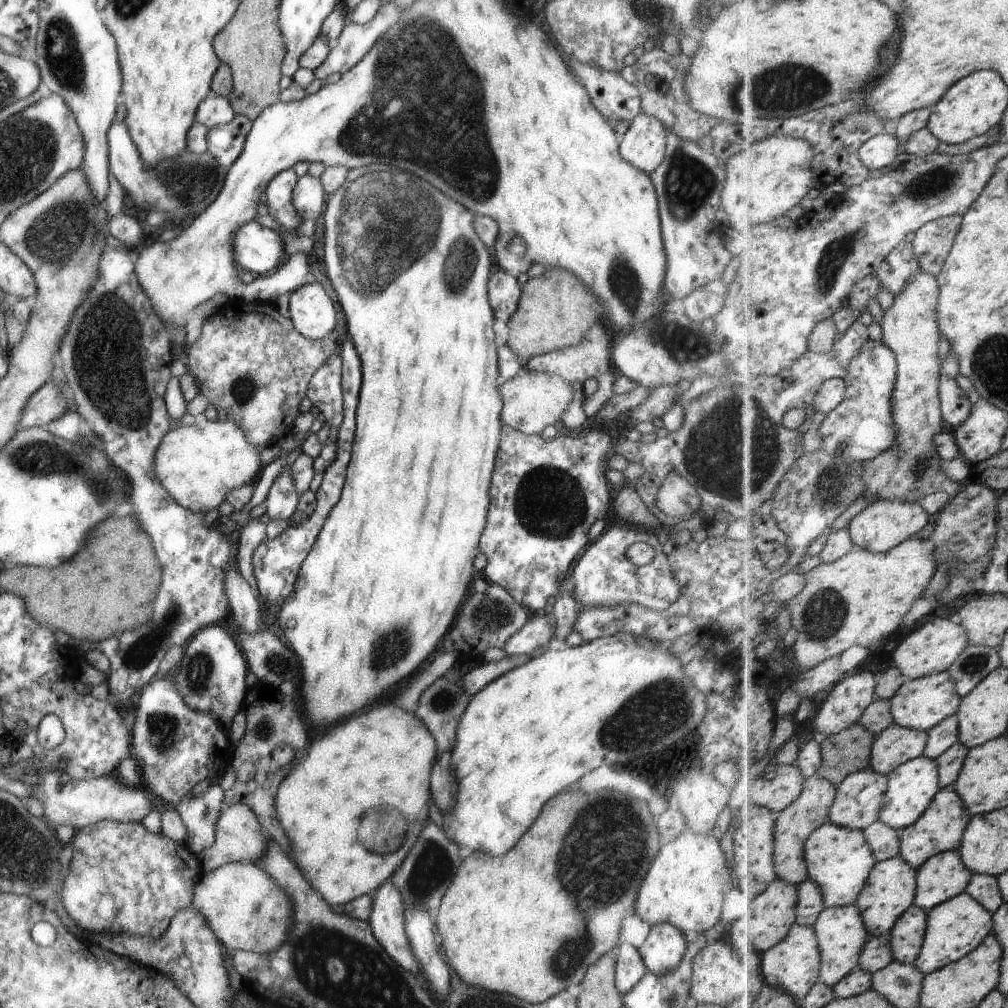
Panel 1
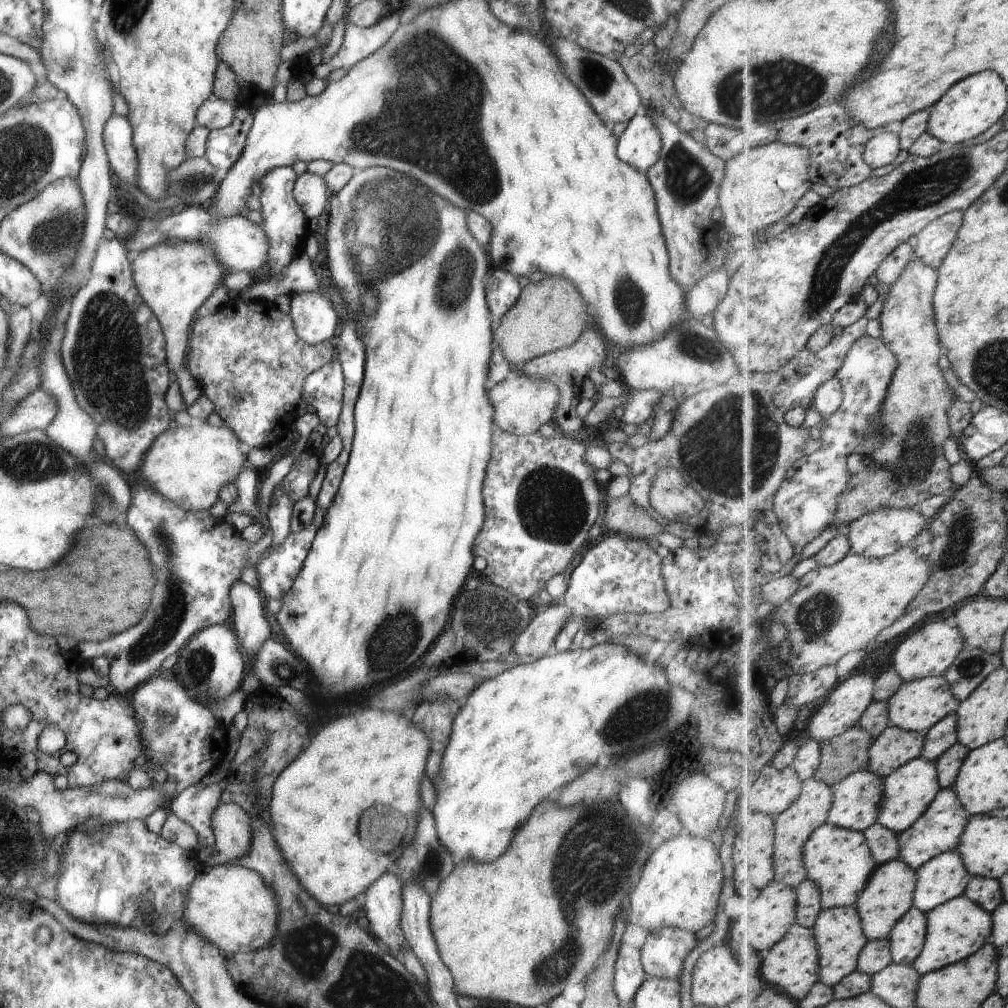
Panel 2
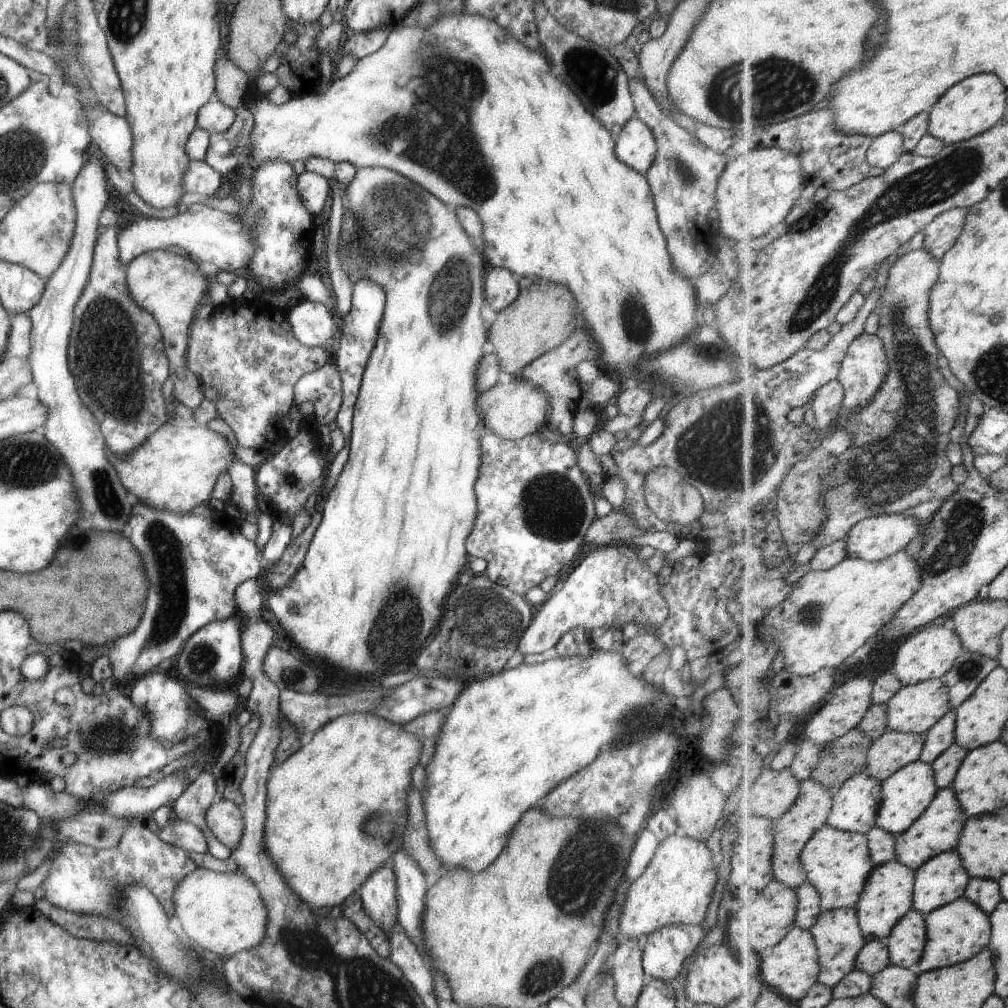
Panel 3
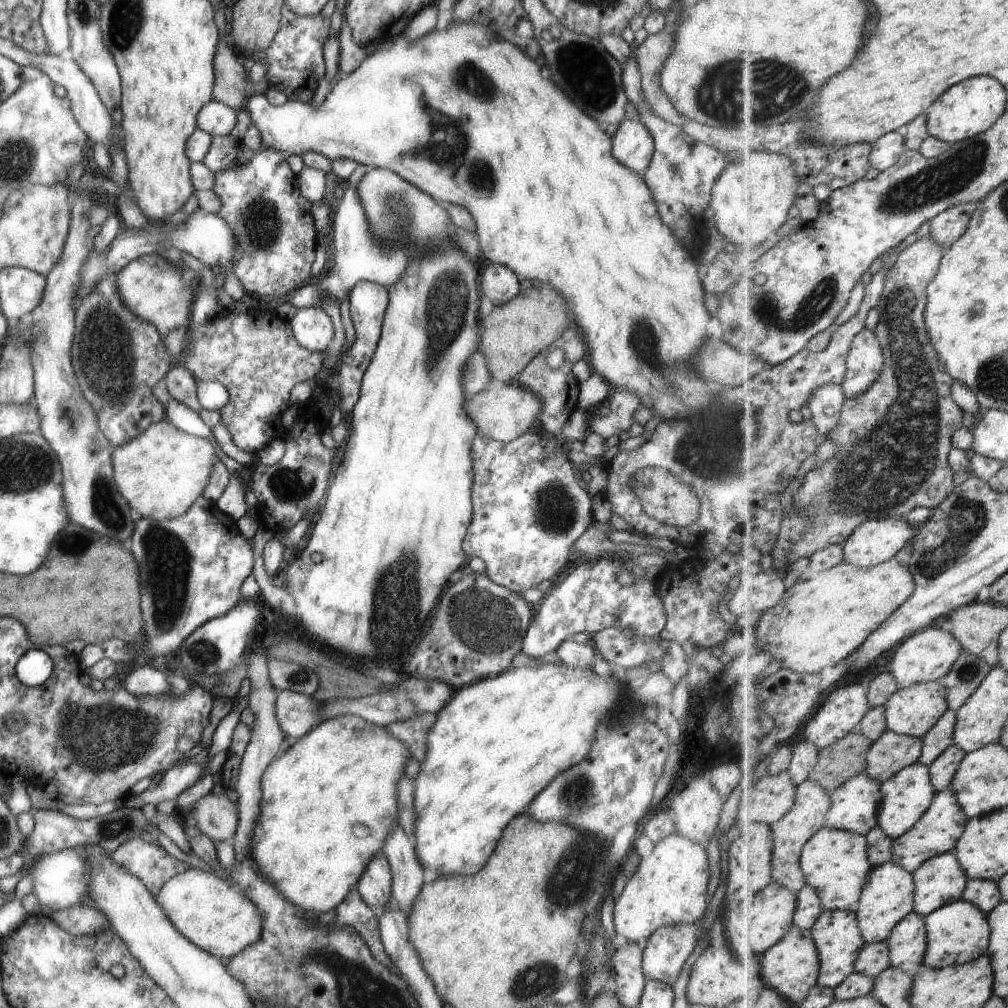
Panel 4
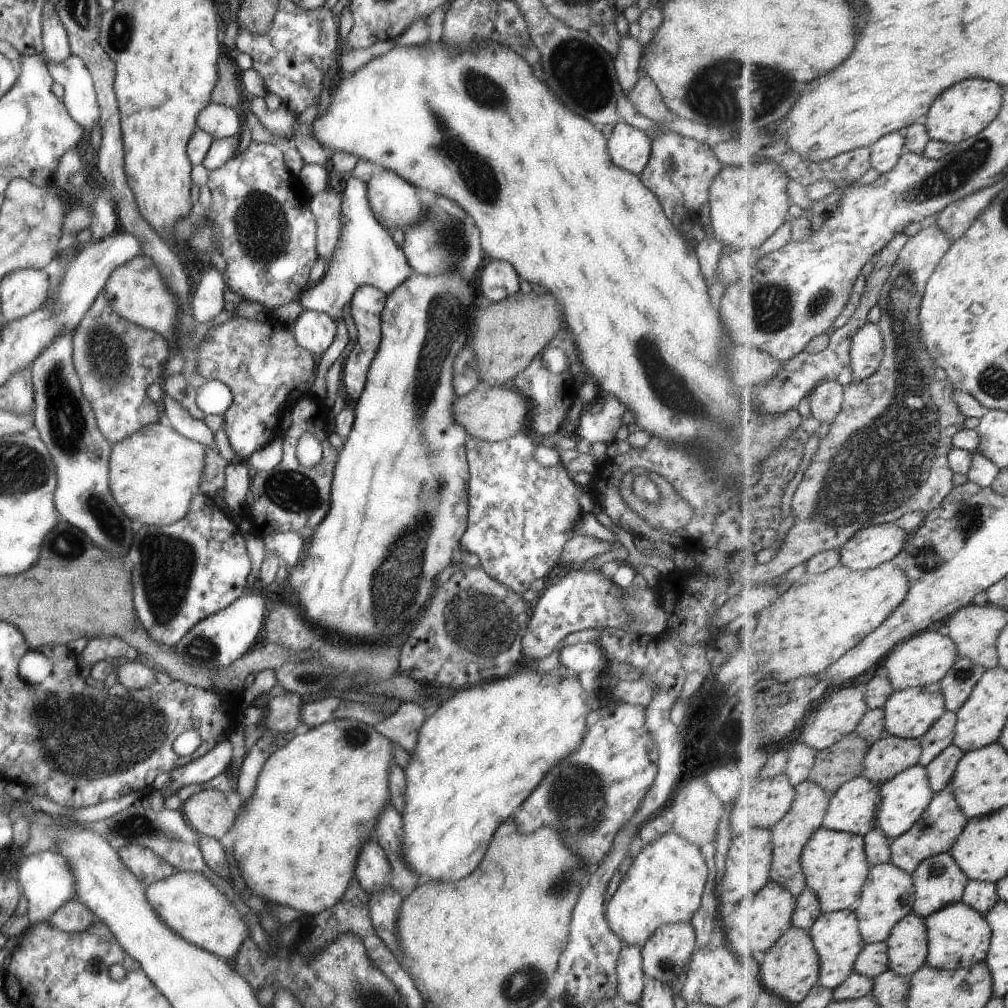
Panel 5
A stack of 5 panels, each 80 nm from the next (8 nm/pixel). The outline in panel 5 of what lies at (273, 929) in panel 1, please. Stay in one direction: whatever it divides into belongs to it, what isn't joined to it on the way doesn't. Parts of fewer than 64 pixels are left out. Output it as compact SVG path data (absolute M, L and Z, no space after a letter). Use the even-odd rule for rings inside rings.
M177 871L145 888L145 898L159 918L187 942L211 954L231 958L250 935L250 926L228 896L200 872Z

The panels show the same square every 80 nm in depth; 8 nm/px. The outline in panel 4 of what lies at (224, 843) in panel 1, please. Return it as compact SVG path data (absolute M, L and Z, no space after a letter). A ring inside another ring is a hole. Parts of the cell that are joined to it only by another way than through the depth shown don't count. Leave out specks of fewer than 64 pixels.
M209 793L195 803L189 818L193 818L190 823L197 825L212 841L223 841L236 831L238 808L225 793L219 796Z

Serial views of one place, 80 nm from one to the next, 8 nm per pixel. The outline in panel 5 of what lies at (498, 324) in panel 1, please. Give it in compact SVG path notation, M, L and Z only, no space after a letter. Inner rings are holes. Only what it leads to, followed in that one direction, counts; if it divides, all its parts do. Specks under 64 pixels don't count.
M491 259L481 268L479 290L481 296L496 303L519 291L519 276L508 262Z

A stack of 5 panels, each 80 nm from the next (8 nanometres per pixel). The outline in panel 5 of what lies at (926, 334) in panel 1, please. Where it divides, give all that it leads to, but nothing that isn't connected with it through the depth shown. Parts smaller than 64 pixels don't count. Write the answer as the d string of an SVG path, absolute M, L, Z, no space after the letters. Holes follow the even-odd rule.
M931 221L929 227L923 228L919 233L911 237L906 247L901 251L899 260L897 260L895 266L893 266L891 274L883 287L883 293L878 304L882 308L882 317L878 325L882 330L882 337L884 338L884 359L882 360L880 369L872 377L864 381L859 381L858 383L853 383L845 390L844 403L840 415L835 419L835 422L830 424L829 432L821 441L819 449L813 455L809 467L804 472L803 480L801 480L794 492L791 501L791 510L788 513L789 534L787 534L787 538L783 540L780 554L779 551L775 549L766 557L755 560L739 561L735 569L734 576L736 579L745 580L745 582L751 582L751 580L753 580L755 583L768 583L769 581L782 580L785 574L792 568L806 563L817 553L831 549L842 549L845 543L849 542L858 530L875 524L884 525L885 523L895 522L895 520L899 520L901 516L905 516L905 514L909 514L909 512L921 511L927 515L933 512L933 510L952 493L954 489L953 486L955 486L955 484L953 484L954 470L950 465L948 454L952 452L954 446L953 437L955 434L966 428L964 425L966 417L961 414L959 406L957 406L955 400L953 400L953 390L955 388L952 382L947 378L935 380L935 370L937 370L936 362L932 354L926 351L926 346L922 343L922 338L920 337L920 306L924 292L926 291L926 286L932 274L936 272L937 266L940 265L941 259L948 253L948 250L952 249L952 244L952 240L949 240L949 237L944 233L944 230L940 228L937 222Z

